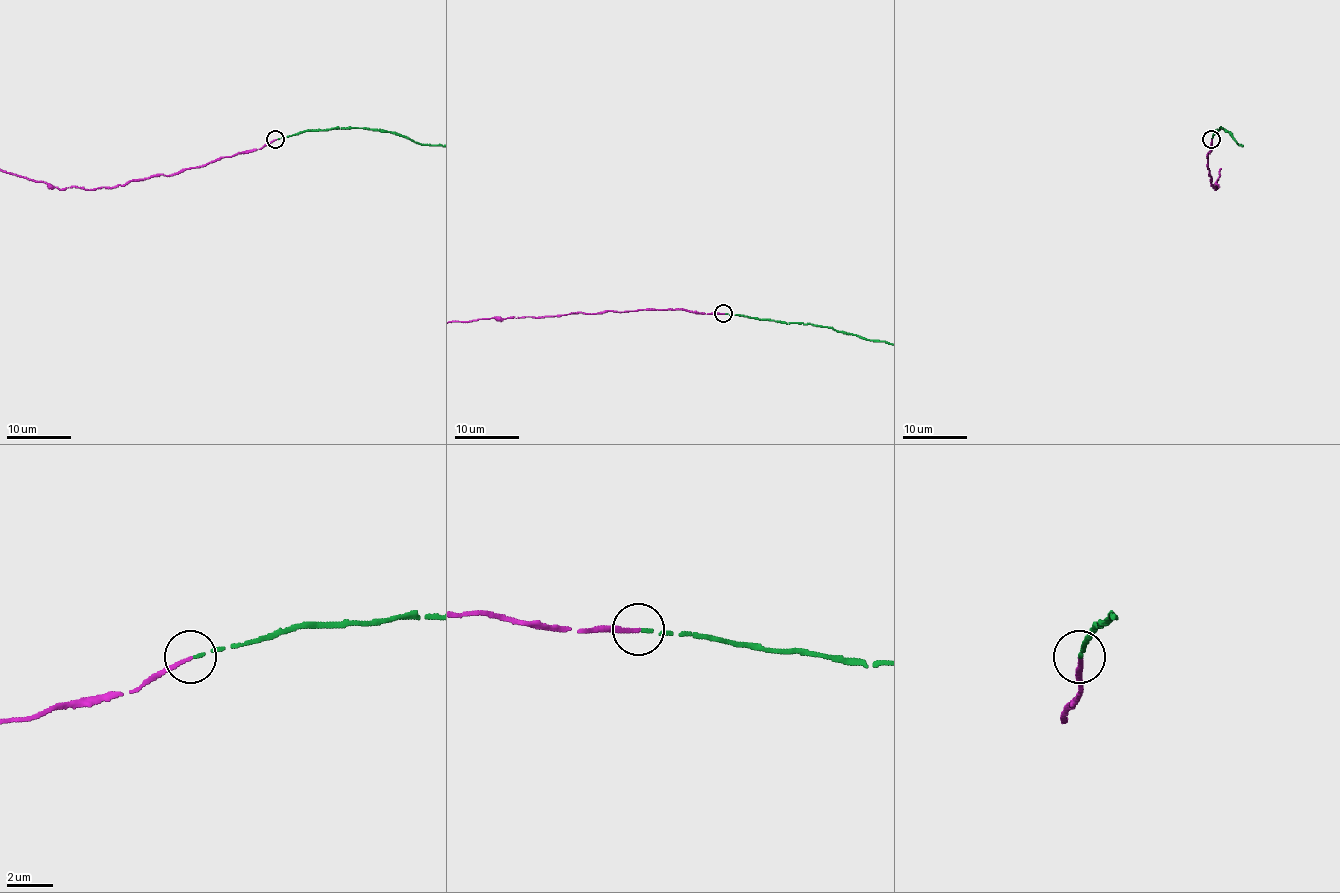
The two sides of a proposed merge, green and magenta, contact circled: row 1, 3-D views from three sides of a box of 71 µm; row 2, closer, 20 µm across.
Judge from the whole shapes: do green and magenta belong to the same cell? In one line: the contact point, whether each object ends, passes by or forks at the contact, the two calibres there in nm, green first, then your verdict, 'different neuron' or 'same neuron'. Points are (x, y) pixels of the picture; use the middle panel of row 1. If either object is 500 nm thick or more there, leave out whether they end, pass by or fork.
place (723, 313); green ends; magenta ends; calibres 90 and 170 nm; same neuron

